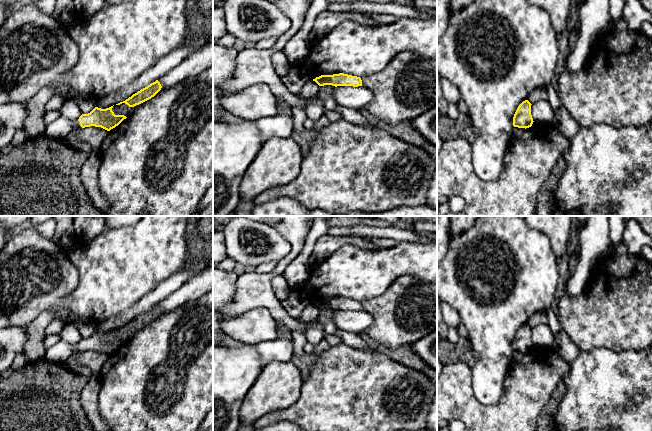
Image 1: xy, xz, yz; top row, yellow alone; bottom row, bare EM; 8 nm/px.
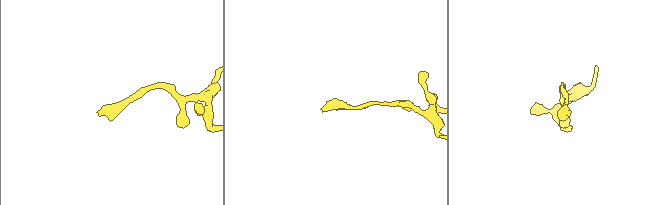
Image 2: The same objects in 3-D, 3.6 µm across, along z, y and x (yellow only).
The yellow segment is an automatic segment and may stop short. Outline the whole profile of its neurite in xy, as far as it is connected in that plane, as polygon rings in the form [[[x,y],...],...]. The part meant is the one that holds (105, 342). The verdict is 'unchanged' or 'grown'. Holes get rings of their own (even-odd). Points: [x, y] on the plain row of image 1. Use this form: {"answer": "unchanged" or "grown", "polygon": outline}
{"answer": "grown", "polygon": [[[113,330],[106,333],[95,331],[90,337],[82,338],[75,345],[60,340],[47,349],[45,358],[51,362],[62,363],[73,354],[90,350],[101,351],[110,355],[127,342],[124,339],[115,339],[112,332]]]}

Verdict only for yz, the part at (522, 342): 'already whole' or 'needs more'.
already whole

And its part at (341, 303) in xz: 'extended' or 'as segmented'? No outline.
as segmented

